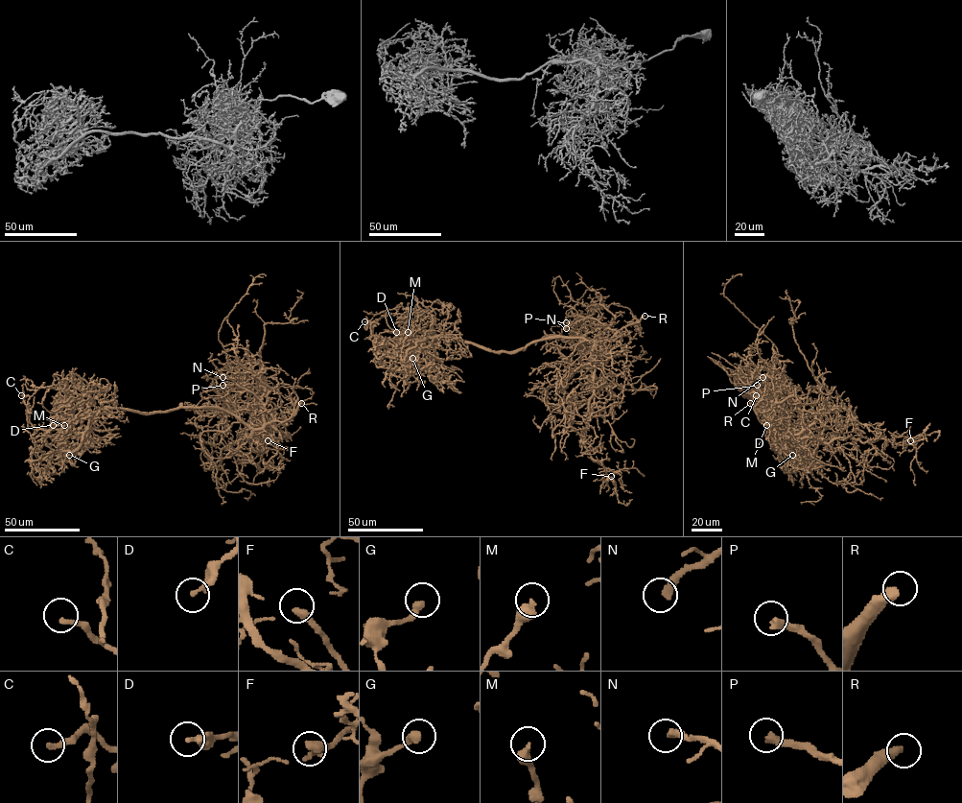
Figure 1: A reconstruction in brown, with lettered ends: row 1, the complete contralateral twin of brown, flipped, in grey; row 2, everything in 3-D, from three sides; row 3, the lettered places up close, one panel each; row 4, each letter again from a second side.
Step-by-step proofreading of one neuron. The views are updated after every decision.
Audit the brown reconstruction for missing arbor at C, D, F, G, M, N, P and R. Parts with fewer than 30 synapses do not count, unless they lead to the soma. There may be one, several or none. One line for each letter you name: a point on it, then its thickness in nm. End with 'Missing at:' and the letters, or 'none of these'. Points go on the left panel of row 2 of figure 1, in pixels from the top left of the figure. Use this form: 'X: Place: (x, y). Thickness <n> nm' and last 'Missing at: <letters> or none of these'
C: Place: (21, 395). Thickness 240 nm
N: Place: (222, 377). Thickness 360 nm
P: Place: (222, 385). Thickness 340 nm
R: Place: (301, 403). Thickness 420 nm
Missing at: C, N, P, R

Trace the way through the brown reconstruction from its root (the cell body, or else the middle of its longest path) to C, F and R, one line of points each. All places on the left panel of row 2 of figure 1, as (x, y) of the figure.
C: (222, 409), (178, 407), (139, 413), (103, 408), (43, 430), (28, 425), (30, 397), (21, 395)
F: (222, 409), (251, 430), (249, 442), (245, 437), (241, 442), (245, 438), (267, 445), (271, 437), (268, 440)
R: (222, 409), (253, 428), (262, 428), (274, 421), (288, 420), (301, 403)

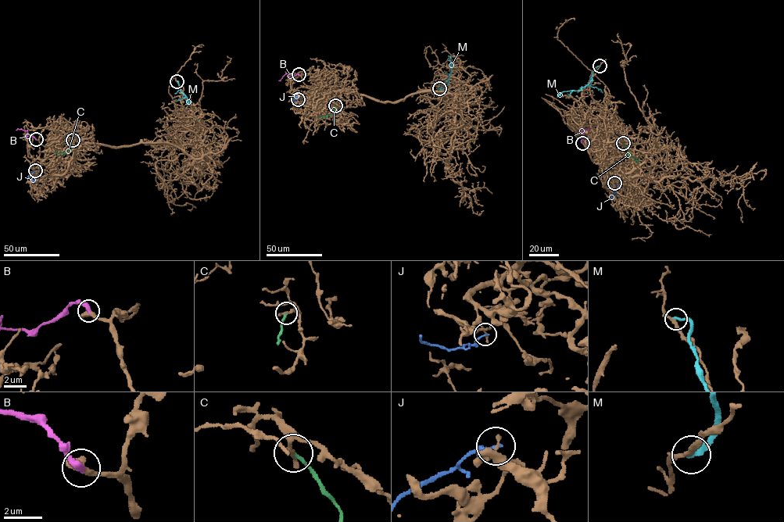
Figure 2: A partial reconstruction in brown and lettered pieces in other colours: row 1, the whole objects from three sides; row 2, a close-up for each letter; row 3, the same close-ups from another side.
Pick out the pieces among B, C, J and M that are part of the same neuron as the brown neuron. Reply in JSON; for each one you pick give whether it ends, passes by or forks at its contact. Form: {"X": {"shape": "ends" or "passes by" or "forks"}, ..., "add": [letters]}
{"B": {"shape": "ends"}, "add": ["B"]}

